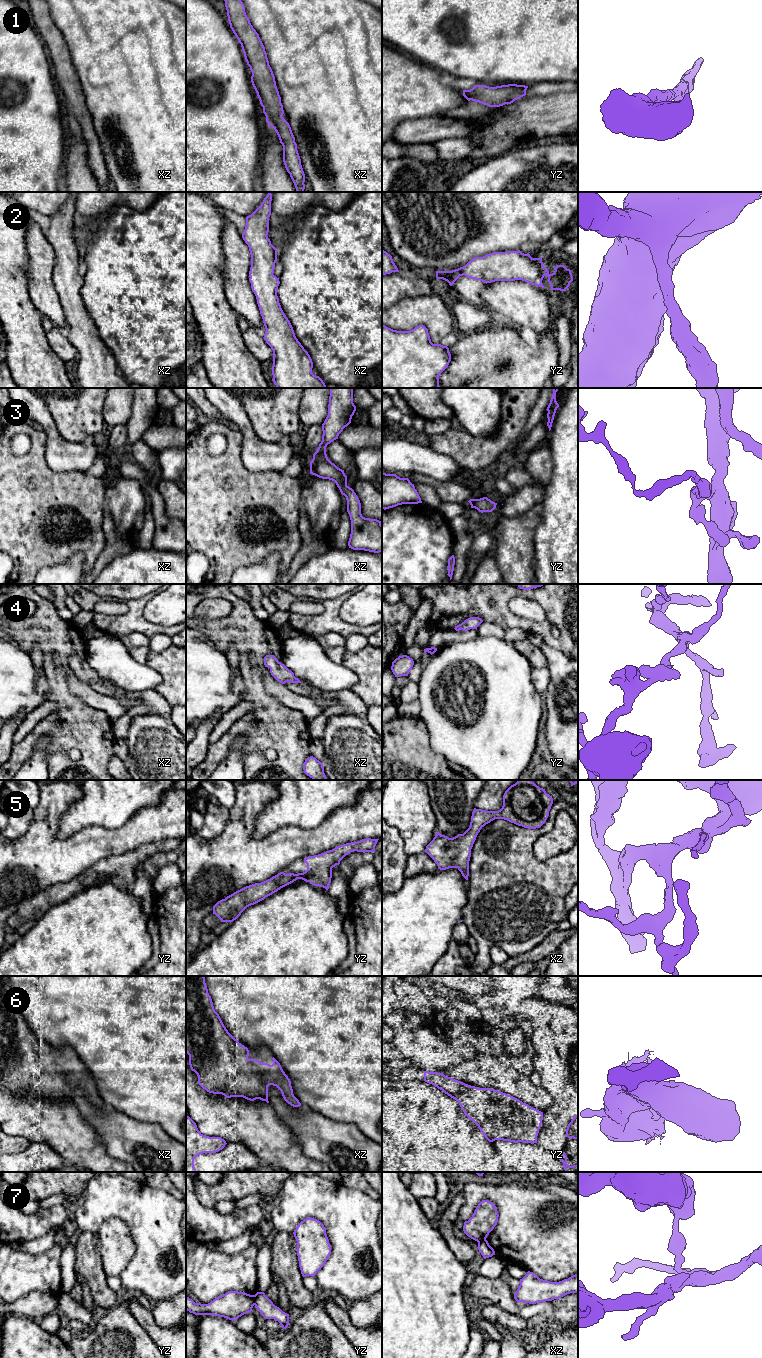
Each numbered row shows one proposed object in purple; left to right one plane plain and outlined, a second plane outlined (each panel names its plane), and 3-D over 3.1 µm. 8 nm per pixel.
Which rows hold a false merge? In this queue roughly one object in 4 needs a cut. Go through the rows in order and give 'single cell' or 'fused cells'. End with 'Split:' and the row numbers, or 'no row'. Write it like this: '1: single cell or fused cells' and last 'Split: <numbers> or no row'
1: single cell
2: single cell
3: single cell
4: single cell
5: single cell
6: single cell
7: fused cells
Split: 7

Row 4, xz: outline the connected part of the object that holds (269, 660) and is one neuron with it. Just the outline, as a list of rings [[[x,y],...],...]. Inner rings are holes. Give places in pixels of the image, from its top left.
[[[266,655],[264,657],[264,665],[270,668],[271,675],[282,684],[286,682],[301,683],[301,681],[294,676],[294,673],[279,662],[274,655]]]

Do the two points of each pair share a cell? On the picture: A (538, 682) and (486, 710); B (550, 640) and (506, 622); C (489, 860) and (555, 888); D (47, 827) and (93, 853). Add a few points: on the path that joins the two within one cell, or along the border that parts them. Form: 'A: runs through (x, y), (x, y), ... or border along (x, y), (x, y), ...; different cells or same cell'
A: border along (532, 668), (532, 685), (539, 693); different cells
B: runs through (539, 629), (517, 622); same cell
C: runs through (505, 860), (539, 875); same cell
D: runs through (53, 840), (66, 853), (80, 853); same cell

